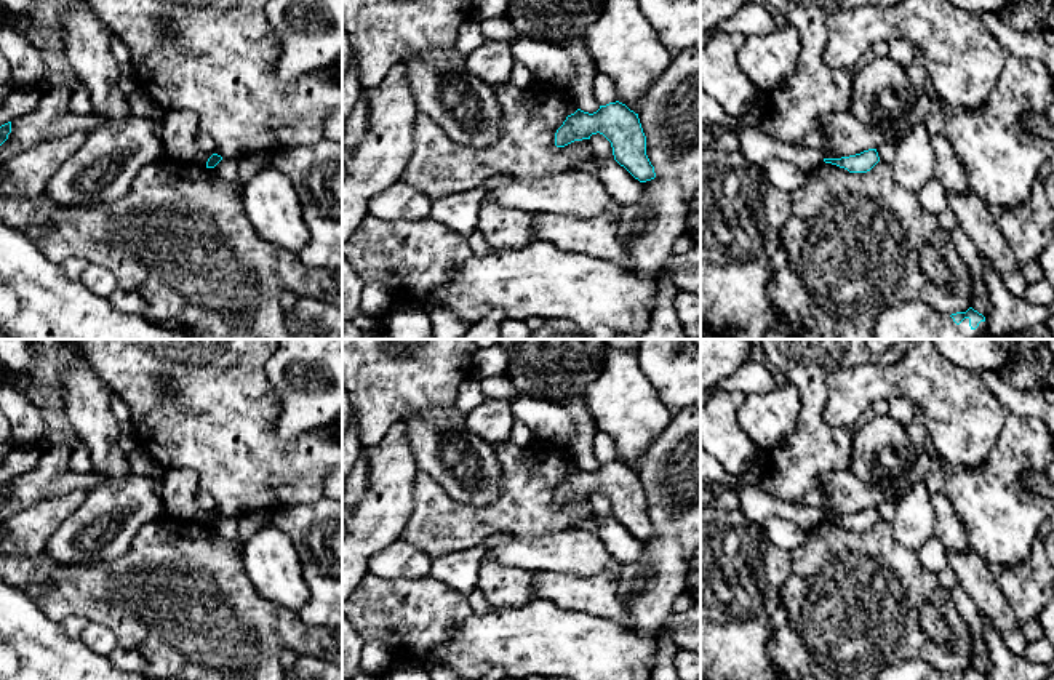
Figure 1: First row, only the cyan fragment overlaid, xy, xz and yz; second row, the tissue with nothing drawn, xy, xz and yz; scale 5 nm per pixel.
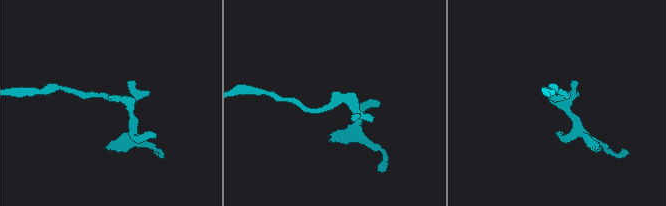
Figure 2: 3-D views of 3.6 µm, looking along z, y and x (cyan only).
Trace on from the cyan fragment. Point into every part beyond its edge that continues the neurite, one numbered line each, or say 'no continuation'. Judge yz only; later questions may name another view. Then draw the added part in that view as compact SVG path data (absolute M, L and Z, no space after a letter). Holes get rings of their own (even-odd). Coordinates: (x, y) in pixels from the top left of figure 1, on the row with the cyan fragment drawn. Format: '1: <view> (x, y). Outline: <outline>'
1: yz (910, 319). Outline: M904 301L884 309L873 323L875 339L985 339L985 322L976 330L969 326L969 318L960 325L950 315L940 314L923 301Z

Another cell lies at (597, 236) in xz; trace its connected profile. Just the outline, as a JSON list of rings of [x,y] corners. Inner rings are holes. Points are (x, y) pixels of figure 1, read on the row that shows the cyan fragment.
[[[534,211],[531,216],[536,238],[549,240],[561,250],[581,251],[630,267],[629,253],[616,232],[617,218],[611,211],[587,219],[544,211]]]

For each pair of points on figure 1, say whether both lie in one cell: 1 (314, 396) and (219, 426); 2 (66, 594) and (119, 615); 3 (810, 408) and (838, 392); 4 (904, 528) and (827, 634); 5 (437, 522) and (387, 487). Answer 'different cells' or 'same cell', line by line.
1: different cells
2: same cell
3: different cells
4: different cells
5: different cells

